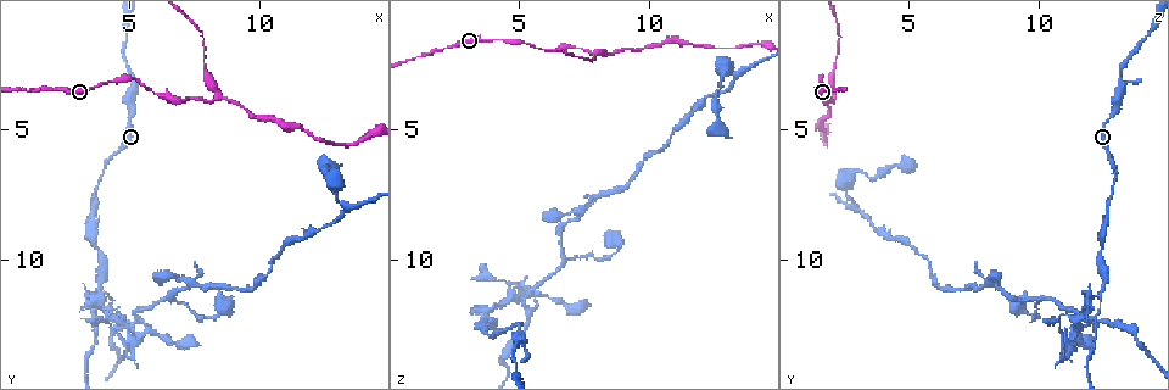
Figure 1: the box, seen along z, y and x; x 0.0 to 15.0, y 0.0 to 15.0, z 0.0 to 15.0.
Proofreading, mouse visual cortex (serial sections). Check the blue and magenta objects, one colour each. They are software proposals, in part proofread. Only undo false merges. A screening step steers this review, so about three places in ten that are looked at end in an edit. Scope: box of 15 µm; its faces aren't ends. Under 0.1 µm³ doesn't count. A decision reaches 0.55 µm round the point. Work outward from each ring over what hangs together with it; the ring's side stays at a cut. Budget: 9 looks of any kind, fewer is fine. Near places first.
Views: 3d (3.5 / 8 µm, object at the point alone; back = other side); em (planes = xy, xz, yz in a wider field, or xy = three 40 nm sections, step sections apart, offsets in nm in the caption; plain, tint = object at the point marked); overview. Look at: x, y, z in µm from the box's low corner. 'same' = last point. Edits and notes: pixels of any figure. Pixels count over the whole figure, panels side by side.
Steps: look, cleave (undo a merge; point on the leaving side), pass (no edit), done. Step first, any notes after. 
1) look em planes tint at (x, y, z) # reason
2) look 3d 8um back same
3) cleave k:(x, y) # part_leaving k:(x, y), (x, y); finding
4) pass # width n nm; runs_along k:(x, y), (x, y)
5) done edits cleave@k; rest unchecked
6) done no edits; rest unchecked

look em xy step 5 tint at (4.2, 3.2, 1.5) # thin neck

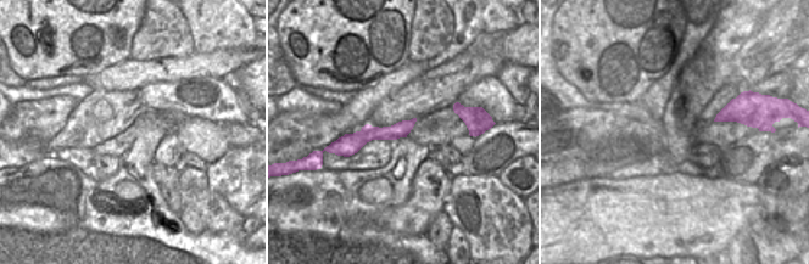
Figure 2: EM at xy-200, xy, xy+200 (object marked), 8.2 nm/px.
look 3d 3.5um same # see where the arms go

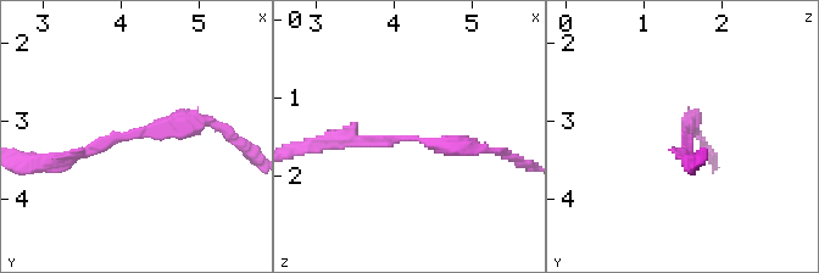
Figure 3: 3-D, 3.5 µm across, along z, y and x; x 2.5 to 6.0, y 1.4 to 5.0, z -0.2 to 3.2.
pass # runs_along 3:(61, 157), (177, 121), (215, 121); one cell here

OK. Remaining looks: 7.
look 3d 8um at (8.3, 3.8, 2.2) # three-way junction

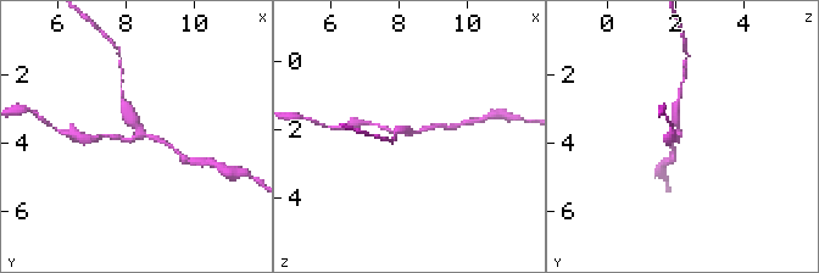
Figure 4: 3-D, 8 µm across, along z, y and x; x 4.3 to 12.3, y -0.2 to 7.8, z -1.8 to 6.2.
look em xy step 2 tint at (8.3, 3.7, 2.1) # arms 3; arm_widths 150, 150, 300 nm; shape alone is not enough

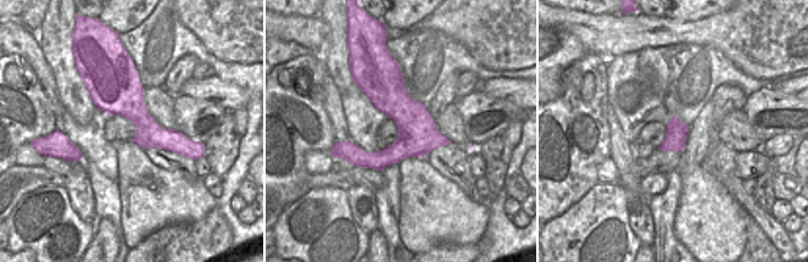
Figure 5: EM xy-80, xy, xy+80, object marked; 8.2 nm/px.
pass # width 340 nm; runs_along 4:(104, 137), (131, 140), (146, 135), (170, 146); all the same cell

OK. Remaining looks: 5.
look 3d 3.5um at (7.7, 1.5, 2.4) # thin neck

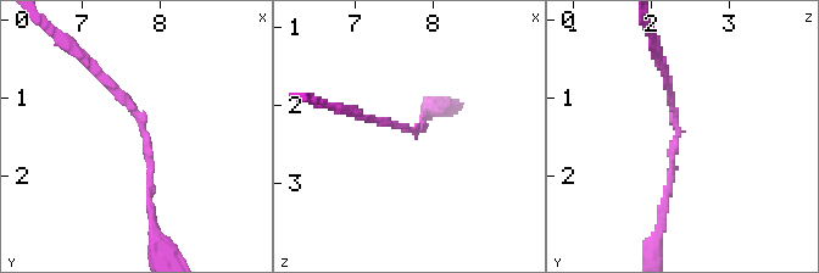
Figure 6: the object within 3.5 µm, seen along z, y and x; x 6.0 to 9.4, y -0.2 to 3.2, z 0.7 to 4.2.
look em xy step 5 tint at (7.75, 1.40, 2.35) # arm_widths 100, 150 nm

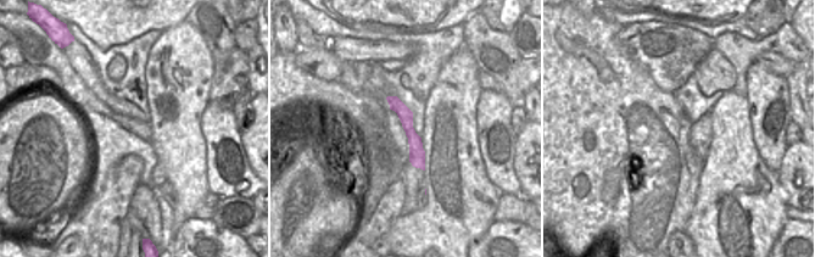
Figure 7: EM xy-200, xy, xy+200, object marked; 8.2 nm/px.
pass # runs_along 6:(151, 209), (144, 118), (95, 70); continuous, no second cell

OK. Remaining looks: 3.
look 3d 3.5um back at (5.1, 3.2, 13.2) # calibre changes

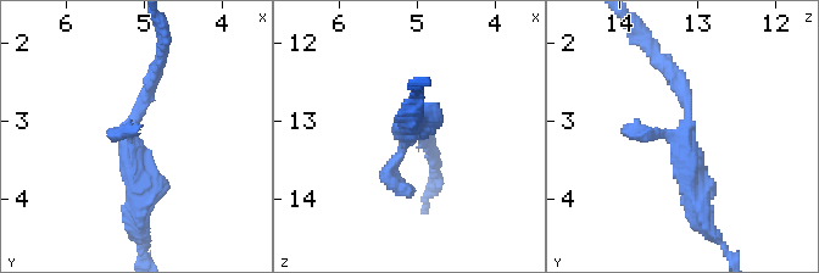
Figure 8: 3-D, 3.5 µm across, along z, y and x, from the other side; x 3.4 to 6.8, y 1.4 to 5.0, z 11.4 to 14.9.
look em xy step 3 tint same # need the tissue

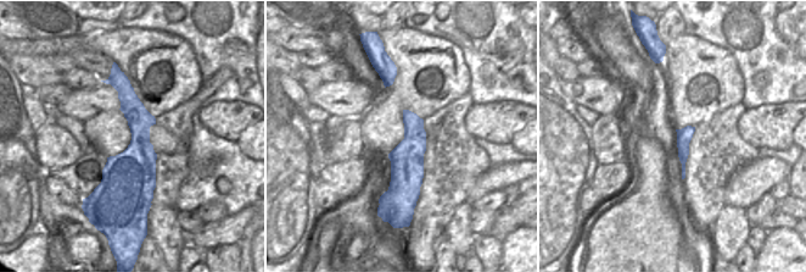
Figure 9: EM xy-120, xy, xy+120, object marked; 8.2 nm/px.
pass # runs_along 8:(696, 202), (684, 87), (662, 61); one cell here

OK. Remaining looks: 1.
done no edits; rest unchecked

